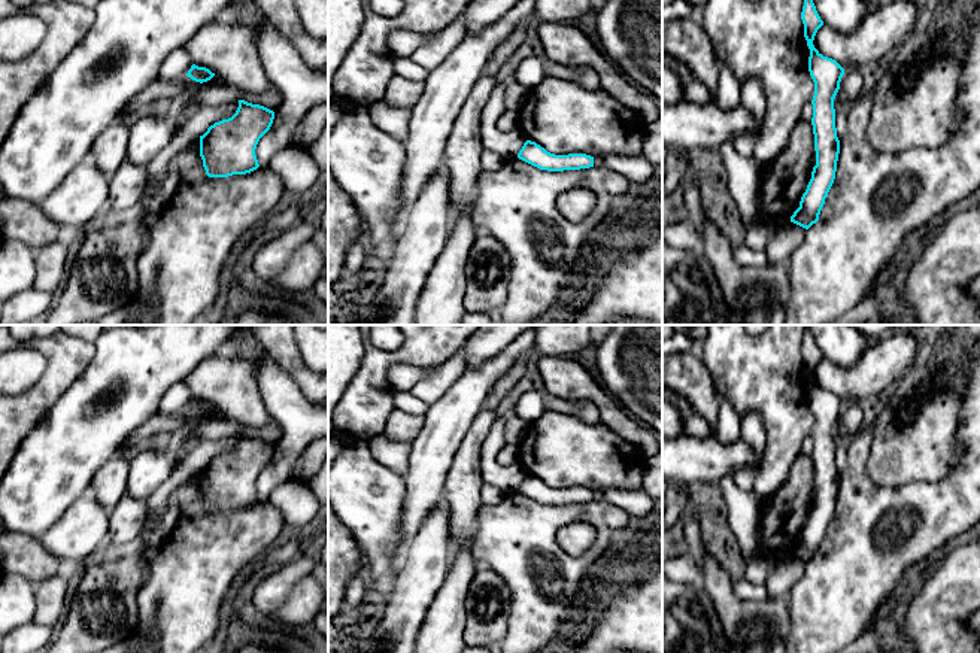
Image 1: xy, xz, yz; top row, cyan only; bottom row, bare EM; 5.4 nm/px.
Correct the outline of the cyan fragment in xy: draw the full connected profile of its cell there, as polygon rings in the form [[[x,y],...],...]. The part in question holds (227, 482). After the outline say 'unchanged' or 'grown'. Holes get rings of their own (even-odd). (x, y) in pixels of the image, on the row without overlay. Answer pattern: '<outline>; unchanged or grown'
[[[239,434],[236,447],[215,456],[200,470],[200,490],[209,511],[246,508],[260,501],[255,483],[270,464],[274,446]]]; unchanged

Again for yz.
[[[805,325],[804,329],[801,353],[804,358],[804,371],[810,383],[808,406],[814,416],[811,459],[816,499],[801,531],[800,541],[791,550],[791,556],[808,564],[819,555],[825,532],[835,513],[840,474],[835,462],[834,432],[840,423],[844,403],[835,394],[823,391],[813,379],[814,370],[823,359],[823,355],[816,344],[810,325]]]; unchanged

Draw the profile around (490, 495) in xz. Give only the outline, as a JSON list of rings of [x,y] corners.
[[[483,483],[480,490],[482,505],[497,505],[504,499],[506,492],[494,485]]]

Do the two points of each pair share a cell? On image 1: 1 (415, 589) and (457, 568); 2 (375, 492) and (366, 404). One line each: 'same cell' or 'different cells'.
1: different cells
2: different cells

